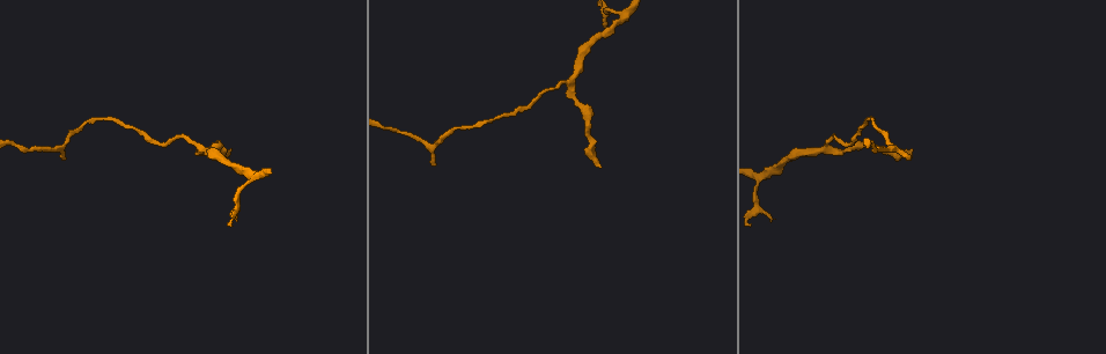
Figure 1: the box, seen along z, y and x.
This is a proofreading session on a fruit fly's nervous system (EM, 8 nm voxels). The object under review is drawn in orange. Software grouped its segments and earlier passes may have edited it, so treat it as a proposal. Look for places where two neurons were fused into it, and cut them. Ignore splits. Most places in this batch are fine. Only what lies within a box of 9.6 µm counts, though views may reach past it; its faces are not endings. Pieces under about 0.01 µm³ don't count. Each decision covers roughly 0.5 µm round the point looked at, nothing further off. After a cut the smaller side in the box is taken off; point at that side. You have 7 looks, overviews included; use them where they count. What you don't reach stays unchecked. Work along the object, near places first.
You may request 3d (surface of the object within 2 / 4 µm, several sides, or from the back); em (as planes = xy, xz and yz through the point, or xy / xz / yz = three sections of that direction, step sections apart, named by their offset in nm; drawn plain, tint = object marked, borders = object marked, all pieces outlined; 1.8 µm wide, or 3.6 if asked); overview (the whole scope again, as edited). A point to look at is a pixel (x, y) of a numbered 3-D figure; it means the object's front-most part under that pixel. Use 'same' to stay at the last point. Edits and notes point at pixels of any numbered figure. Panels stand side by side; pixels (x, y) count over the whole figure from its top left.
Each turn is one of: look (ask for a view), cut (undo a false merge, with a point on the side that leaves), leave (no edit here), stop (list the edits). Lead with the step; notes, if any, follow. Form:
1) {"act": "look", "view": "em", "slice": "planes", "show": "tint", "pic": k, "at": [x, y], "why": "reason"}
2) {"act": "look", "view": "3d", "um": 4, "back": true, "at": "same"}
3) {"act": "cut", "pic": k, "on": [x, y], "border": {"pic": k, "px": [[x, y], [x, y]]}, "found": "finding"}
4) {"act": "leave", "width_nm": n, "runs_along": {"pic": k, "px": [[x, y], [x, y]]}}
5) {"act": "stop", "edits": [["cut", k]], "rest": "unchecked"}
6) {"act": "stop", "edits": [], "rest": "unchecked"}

{"act": "look", "view": "3d", "um": 4, "pic": 1, "at": [762, 177], "why": "sharp bend"}

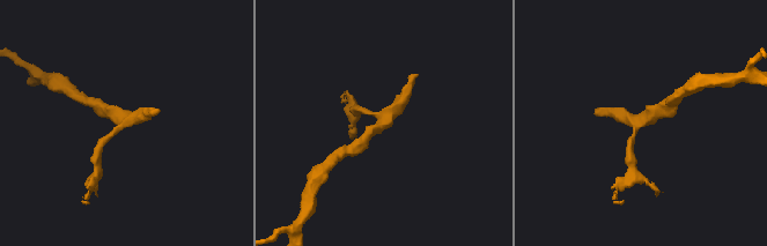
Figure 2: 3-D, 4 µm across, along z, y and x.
{"act": "look", "view": "em", "slice": "planes", "show": "tint", "pic": 2, "at": [123, 119], "why": "shape alone is not enough"}

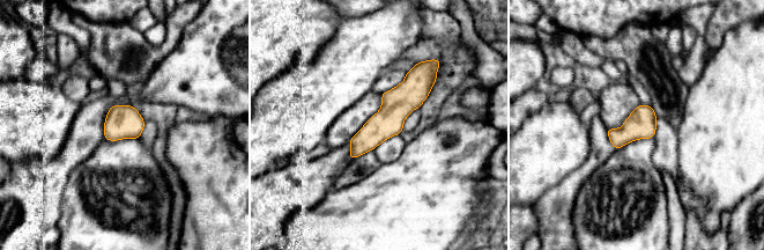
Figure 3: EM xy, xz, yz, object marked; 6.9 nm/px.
{"act": "leave", "runs_along": {"pic": 3, "px": [[423, 73], [416, 87], [353, 155]]}, "found": "one neuron here"}

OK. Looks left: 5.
{"act": "look", "view": "em", "slice": "planes", "show": "tint", "pic": 1, "at": [828, 149], "why": "a fork"}

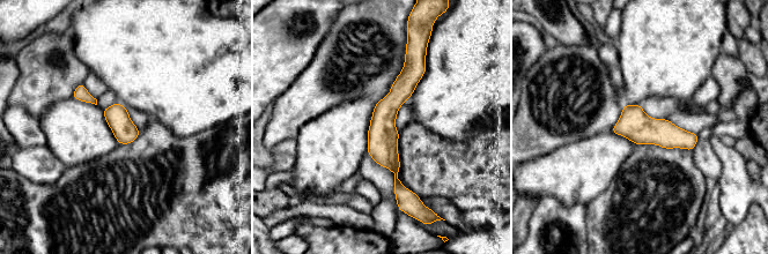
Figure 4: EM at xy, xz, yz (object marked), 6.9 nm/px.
{"act": "leave", "width_nm": 160, "runs_along": {"pic": 4, "px": [[408, 64], [386, 109], [399, 194]]}, "found": "all the same neuron"}

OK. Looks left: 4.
{"act": "look", "view": "em", "slice": "planes", "show": "tint", "pic": 1, "at": [59, 149], "why": "sharp bend"}

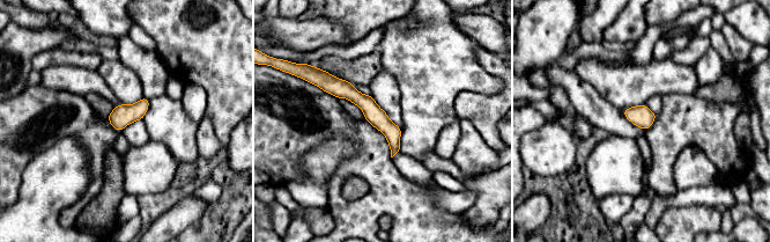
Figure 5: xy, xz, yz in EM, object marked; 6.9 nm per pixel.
{"act": "leave", "found": "continuous, no second neuron"}

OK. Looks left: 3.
{"act": "stop", "edits": [], "rest": "unchecked"}

